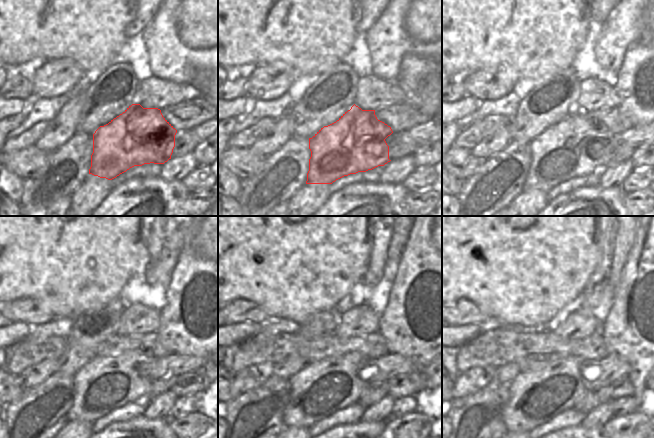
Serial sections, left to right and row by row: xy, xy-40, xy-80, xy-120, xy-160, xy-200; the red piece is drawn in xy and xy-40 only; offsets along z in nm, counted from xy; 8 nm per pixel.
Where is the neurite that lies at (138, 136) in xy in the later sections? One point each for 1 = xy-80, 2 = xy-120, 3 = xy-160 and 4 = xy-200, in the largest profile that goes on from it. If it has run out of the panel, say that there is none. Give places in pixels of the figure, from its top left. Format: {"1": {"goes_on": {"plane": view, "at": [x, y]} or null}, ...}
{"1": {"goes_on": {"plane": "xy-80", "at": [572, 147]}}, "2": {"goes_on": {"plane": "xy-120", "at": [105, 383]}}, "3": {"goes_on": {"plane": "xy-160", "at": [321, 388]}}, "4": {"goes_on": {"plane": "xy-200", "at": [536, 397]}}}

